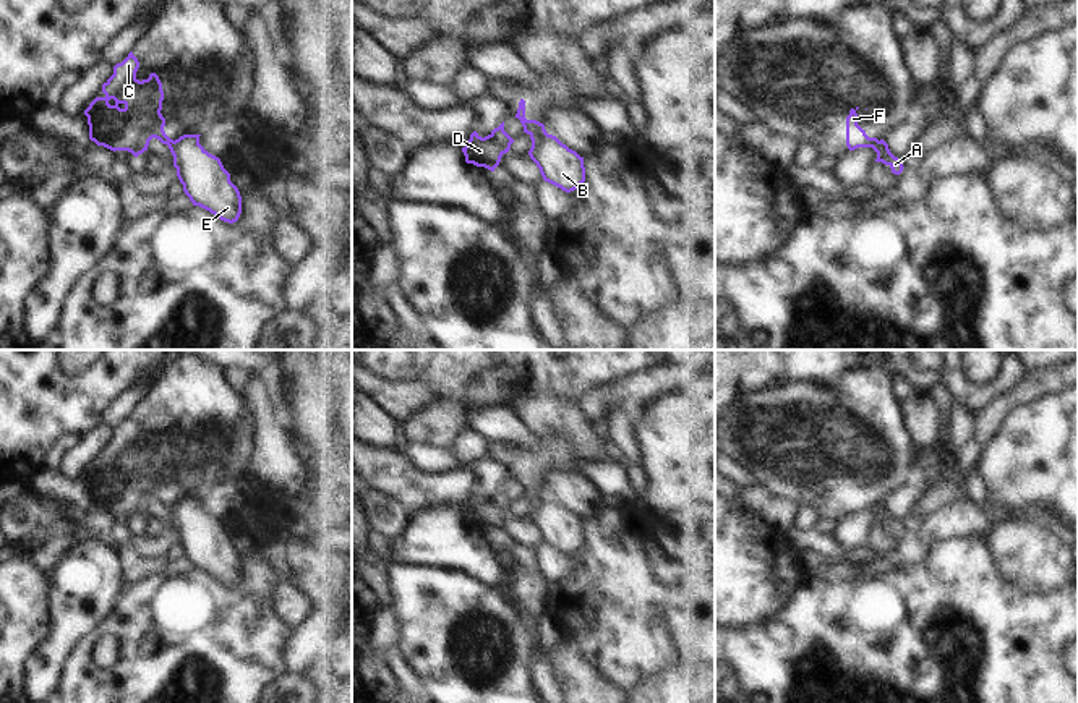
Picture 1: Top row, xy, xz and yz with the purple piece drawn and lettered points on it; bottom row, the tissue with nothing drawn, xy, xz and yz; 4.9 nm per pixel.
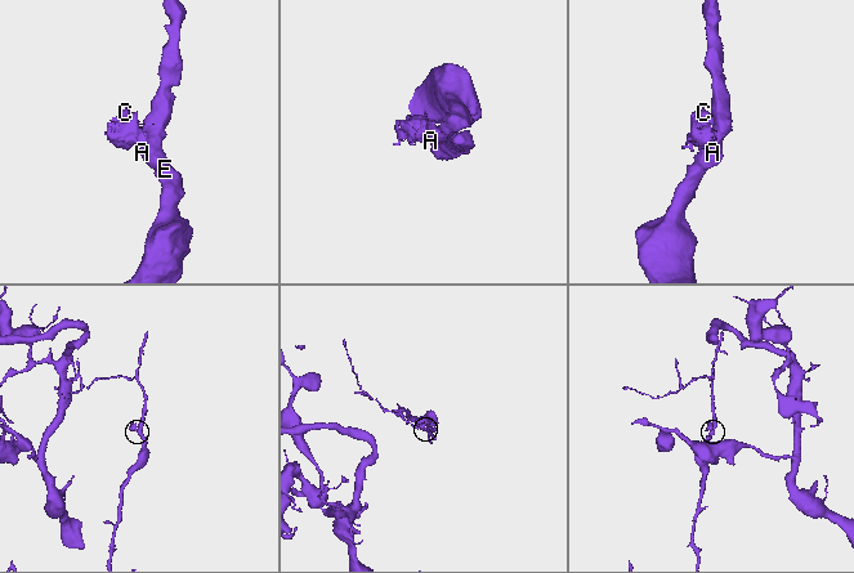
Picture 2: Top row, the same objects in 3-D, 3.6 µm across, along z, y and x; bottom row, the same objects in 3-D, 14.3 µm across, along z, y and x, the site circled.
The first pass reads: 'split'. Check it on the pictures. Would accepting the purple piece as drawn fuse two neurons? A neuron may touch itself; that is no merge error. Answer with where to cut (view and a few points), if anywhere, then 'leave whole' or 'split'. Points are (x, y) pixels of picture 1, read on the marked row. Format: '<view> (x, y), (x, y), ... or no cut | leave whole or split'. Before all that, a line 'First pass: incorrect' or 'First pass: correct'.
First pass: correct
xz (545, 132), (532, 144) | split

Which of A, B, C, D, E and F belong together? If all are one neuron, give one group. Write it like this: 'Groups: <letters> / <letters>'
Groups: A B E / C D F.

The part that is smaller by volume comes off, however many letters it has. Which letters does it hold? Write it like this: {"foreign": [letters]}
{"foreign": ["C", "D", "F"]}

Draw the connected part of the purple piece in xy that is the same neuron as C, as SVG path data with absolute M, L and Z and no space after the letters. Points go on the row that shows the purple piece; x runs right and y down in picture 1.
M133 52L113 66L113 75L102 84L104 97L96 97L84 110L89 139L110 151L128 151L135 157L148 151L152 138L170 146L162 117L164 91L156 73L139 81L138 58Z

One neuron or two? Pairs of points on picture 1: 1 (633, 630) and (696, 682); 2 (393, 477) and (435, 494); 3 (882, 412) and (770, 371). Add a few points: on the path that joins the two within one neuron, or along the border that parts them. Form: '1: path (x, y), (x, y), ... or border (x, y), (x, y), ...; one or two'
1: border (697, 663), (673, 663), (639, 682); two
2: path (402, 483), (415, 491), (425, 491); one
3: border (832, 379), (785, 381), (757, 392); two

